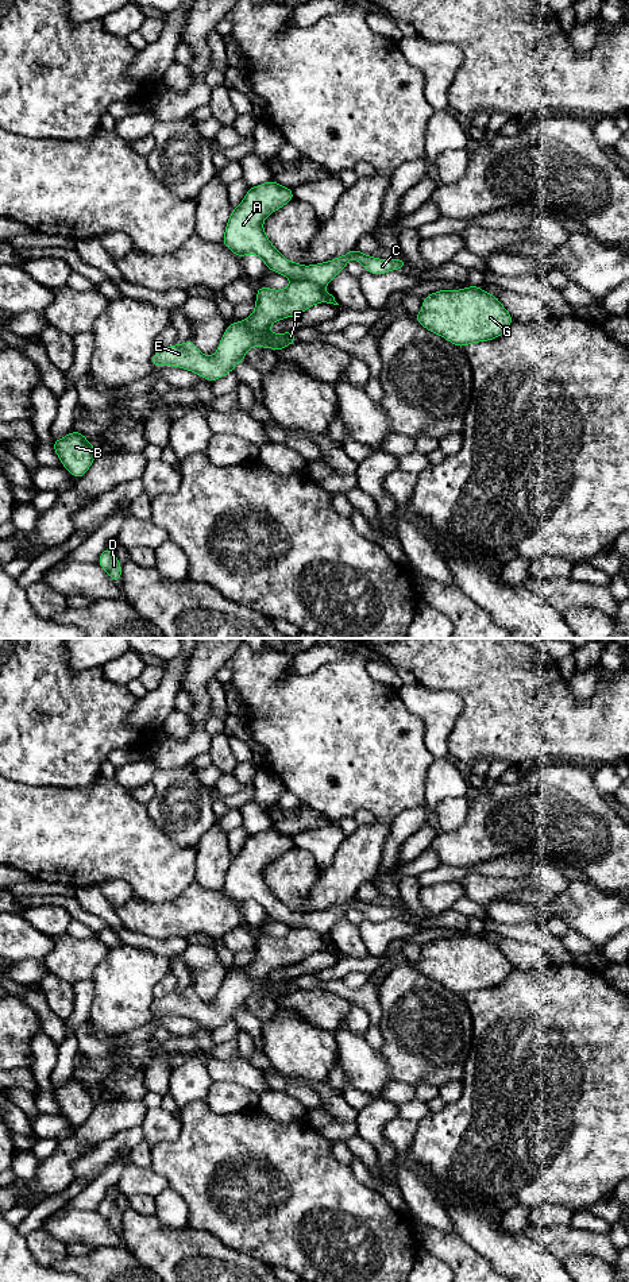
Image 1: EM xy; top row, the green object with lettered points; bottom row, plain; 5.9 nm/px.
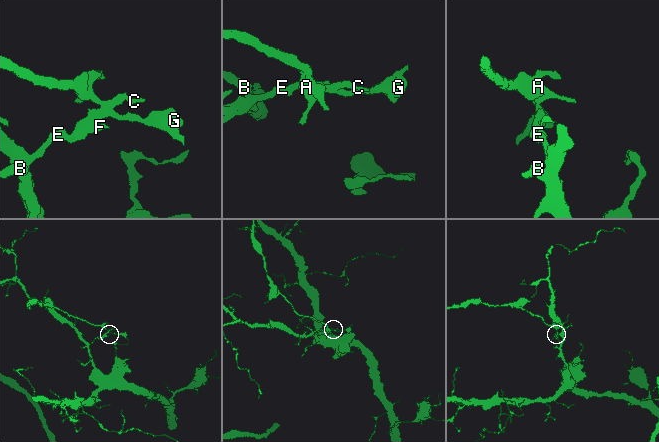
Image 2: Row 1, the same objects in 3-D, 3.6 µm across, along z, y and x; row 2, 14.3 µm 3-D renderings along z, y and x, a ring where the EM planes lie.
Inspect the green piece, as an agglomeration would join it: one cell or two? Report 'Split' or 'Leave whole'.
Split

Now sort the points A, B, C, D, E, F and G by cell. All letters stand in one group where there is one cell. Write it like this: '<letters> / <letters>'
A C / B D E F G

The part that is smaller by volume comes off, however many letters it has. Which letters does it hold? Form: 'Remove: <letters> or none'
Remove: A, C

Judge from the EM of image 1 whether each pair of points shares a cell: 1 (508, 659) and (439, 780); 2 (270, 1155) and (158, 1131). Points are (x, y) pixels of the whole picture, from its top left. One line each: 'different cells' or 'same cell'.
1: different cells
2: different cells

